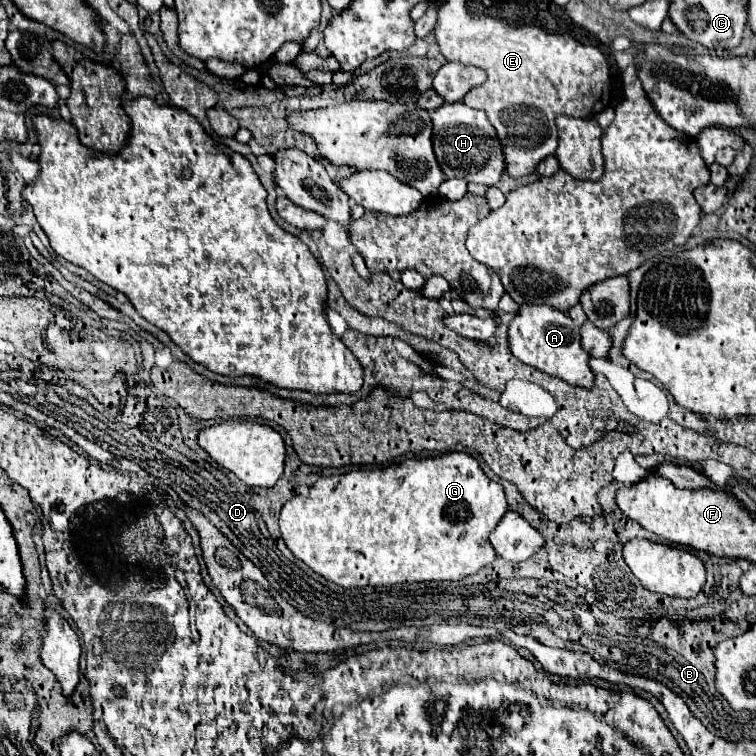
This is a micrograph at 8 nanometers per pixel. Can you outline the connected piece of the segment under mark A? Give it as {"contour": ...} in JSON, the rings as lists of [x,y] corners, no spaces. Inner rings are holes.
{"contour":[[[523,304],[519,308],[517,316],[509,324],[509,350],[515,358],[525,362],[527,366],[533,366],[549,376],[557,376],[571,386],[581,386],[581,388],[593,386],[593,372],[587,364],[589,356],[587,356],[587,352],[583,352],[583,348],[579,344],[579,326],[565,312],[559,312],[547,304]]]}

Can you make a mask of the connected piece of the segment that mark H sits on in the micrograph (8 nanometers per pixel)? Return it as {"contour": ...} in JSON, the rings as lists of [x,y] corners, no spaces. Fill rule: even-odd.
{"contour":[[[461,102],[443,104],[431,114],[431,122],[433,152],[445,178],[463,178],[485,186],[499,182],[503,174],[503,154],[499,150],[499,140],[495,140],[495,128],[491,128],[483,110],[467,108]]]}

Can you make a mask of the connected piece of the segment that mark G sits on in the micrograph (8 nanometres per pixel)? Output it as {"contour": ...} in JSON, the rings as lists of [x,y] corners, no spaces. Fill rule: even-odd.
{"contour":[[[463,452],[437,458],[407,460],[373,470],[353,470],[319,478],[309,496],[285,502],[279,528],[287,548],[313,572],[344,588],[385,586],[403,582],[461,580],[477,574],[497,558],[487,536],[509,510],[501,484],[489,480],[479,462]]]}

